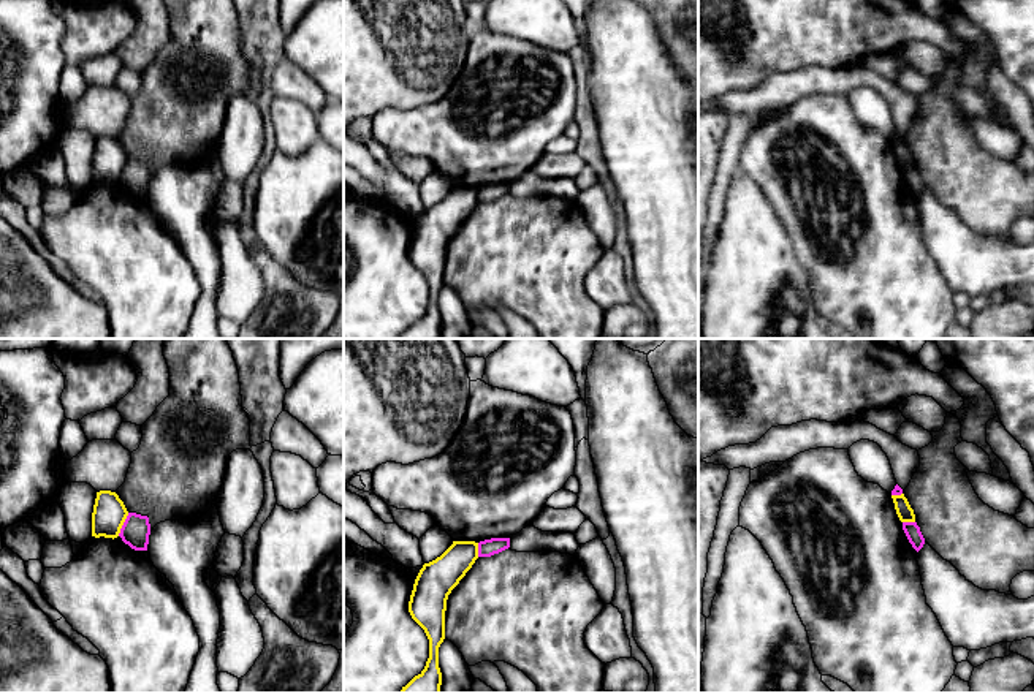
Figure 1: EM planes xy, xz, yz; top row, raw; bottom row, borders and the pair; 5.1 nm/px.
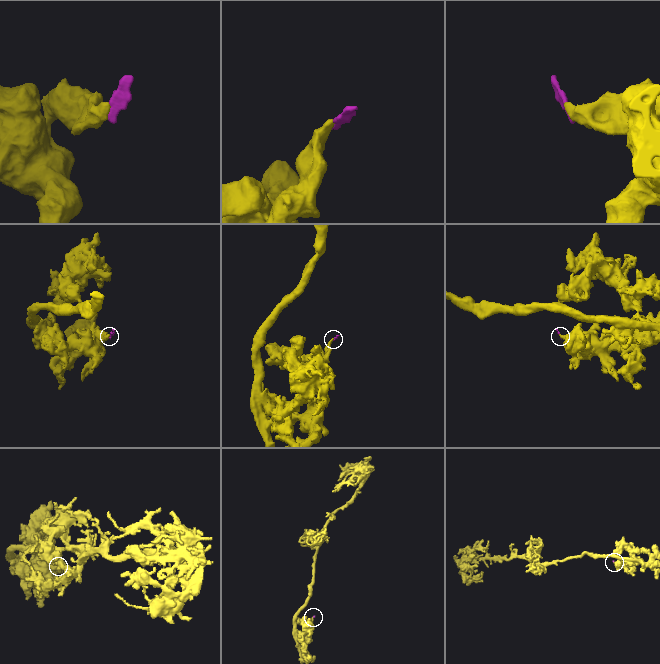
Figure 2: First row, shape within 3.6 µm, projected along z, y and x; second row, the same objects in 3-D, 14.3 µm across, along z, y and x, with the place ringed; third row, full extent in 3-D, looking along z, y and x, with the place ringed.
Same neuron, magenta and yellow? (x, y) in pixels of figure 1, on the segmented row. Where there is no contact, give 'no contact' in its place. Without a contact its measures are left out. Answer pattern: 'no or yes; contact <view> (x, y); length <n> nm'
no; contact xy (124, 524); length 130 nm

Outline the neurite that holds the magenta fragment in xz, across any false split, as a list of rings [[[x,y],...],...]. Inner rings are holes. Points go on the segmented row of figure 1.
[[[491,538],[478,543],[478,557],[491,557],[510,547],[510,538]]]

